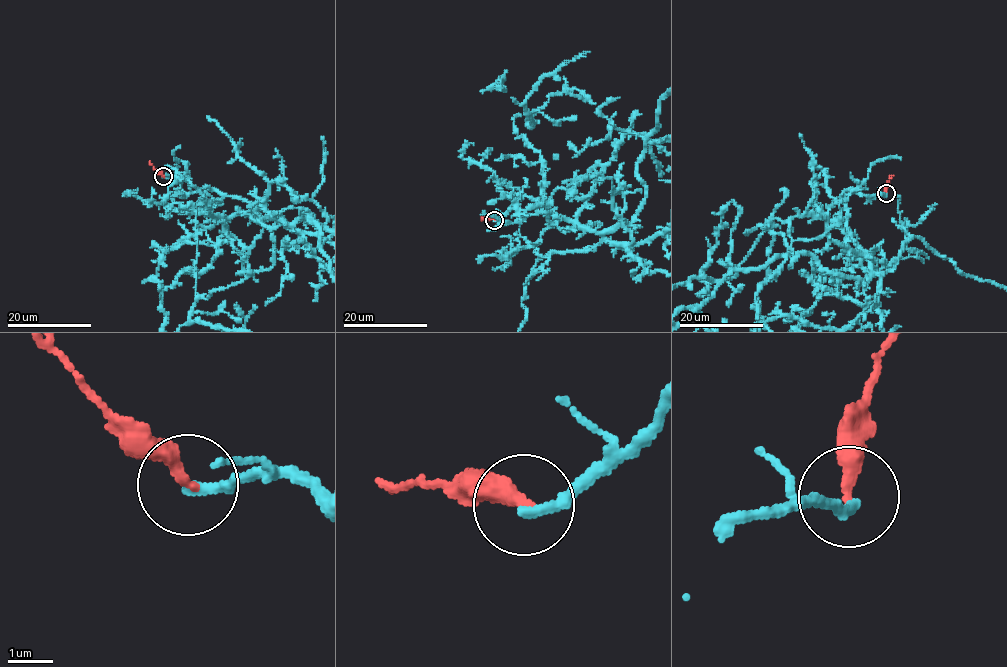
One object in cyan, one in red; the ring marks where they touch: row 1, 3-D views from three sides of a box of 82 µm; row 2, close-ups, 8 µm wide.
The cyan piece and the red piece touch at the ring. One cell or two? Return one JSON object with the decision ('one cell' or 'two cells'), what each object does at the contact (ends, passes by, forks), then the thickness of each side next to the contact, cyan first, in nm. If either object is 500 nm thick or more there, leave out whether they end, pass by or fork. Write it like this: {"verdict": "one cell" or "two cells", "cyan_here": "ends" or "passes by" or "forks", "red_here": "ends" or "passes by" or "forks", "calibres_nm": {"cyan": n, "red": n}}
{"verdict": "two cells", "cyan_here": "ends", "red_here": "ends", "calibres_nm": {"cyan": 260, "red": 320}}

